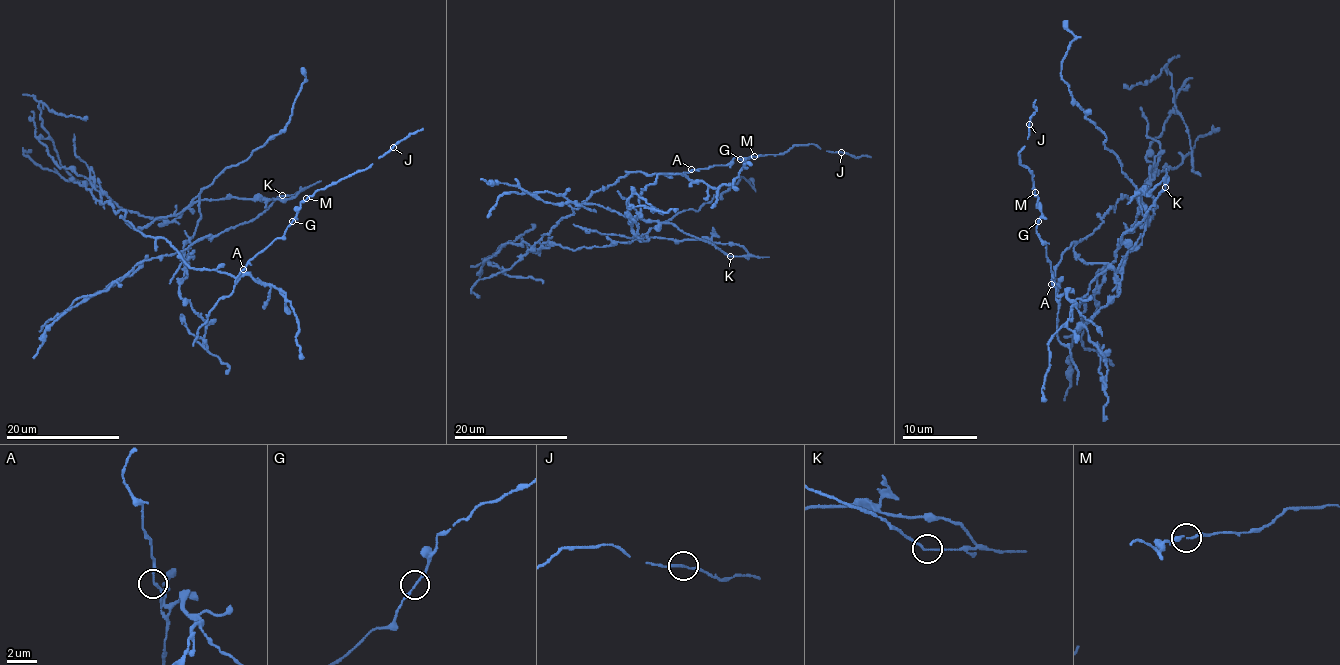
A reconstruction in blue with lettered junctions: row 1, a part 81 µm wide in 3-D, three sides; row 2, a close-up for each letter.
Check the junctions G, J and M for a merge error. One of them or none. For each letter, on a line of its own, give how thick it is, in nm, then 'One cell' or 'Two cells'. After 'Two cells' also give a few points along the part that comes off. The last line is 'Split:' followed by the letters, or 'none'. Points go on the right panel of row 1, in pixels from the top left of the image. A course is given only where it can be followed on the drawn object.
G: Thickness 140 nm. Two cells. Course of the part to remove: (1038, 221), (1055, 294), (1072, 243), (1148, 180), (1146, 221), (1140, 193), (1165, 186), (1098, 271), (1064, 400)
J: Thickness 140 nm. One cell
M: Thickness 160 nm. One cell
Split: G

